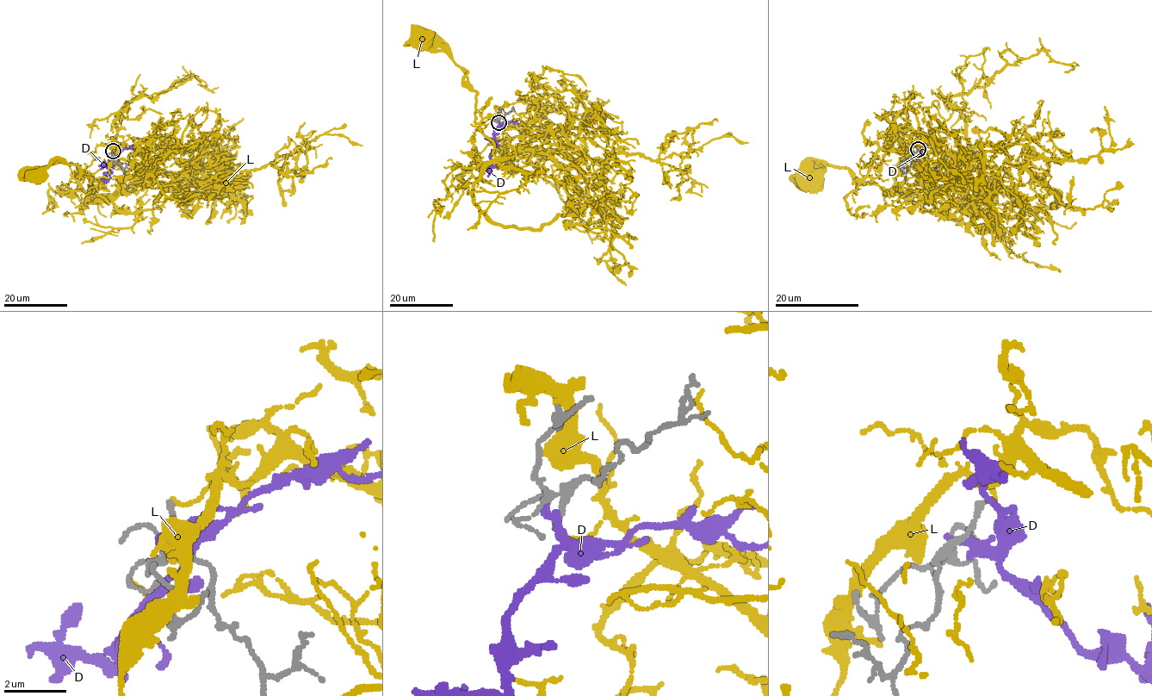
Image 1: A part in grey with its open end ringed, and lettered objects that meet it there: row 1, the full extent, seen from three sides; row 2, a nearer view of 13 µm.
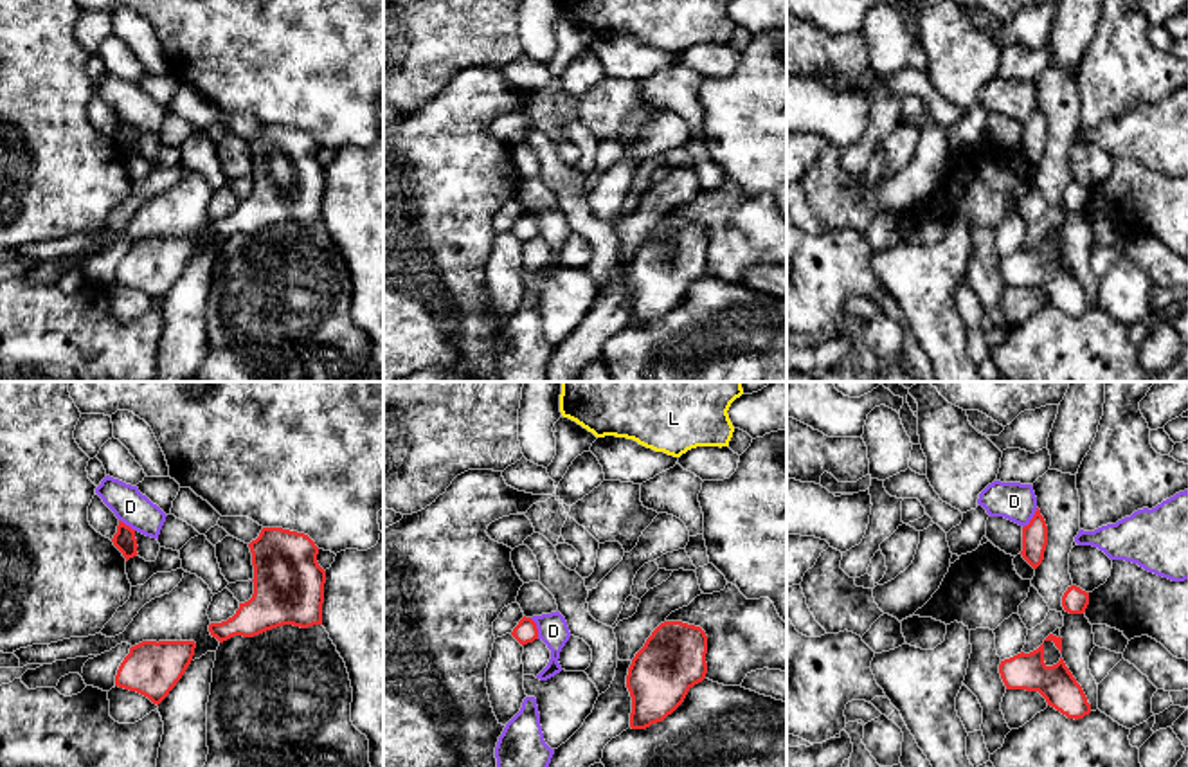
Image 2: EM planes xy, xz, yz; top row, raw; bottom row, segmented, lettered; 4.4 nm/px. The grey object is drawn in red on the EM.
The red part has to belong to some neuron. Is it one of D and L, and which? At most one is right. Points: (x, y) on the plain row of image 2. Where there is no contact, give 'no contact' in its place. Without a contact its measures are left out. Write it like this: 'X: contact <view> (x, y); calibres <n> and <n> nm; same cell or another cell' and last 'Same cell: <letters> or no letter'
D: contact yz (1032, 116); calibres 110 and 170 nm; another cell
L: no contact; another cell
Same cell: no letter

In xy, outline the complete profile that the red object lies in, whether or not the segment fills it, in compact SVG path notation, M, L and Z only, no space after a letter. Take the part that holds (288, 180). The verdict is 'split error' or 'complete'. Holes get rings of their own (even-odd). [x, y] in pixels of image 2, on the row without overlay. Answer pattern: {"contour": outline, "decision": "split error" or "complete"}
{"contour": "M263 124L248 144L254 191L239 200L232 214L211 220L211 232L223 239L234 232L254 234L283 221L322 221L326 167L317 158L315 139L304 130Z", "decision": "complete"}

